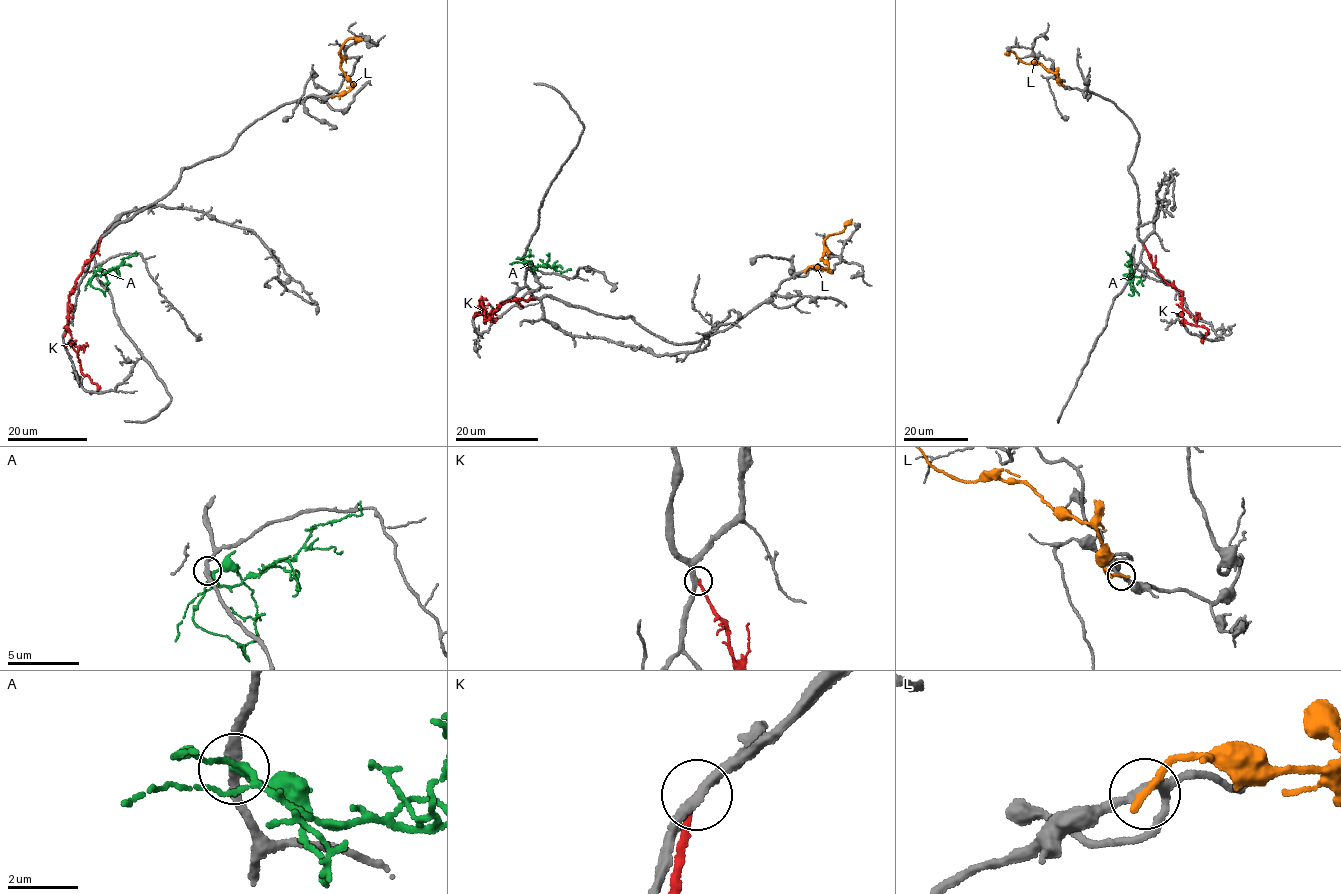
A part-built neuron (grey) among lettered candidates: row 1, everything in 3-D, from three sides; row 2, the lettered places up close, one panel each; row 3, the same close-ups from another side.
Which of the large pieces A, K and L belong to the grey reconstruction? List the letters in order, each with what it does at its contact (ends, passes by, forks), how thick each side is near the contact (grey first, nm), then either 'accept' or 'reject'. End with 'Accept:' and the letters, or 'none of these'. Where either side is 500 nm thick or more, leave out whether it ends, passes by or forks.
A: it forks | 240/150 nm | reject
K: it ends | 280/200 nm | reject
L: it ends | 240/260 nm | reject
Accept: none of these

